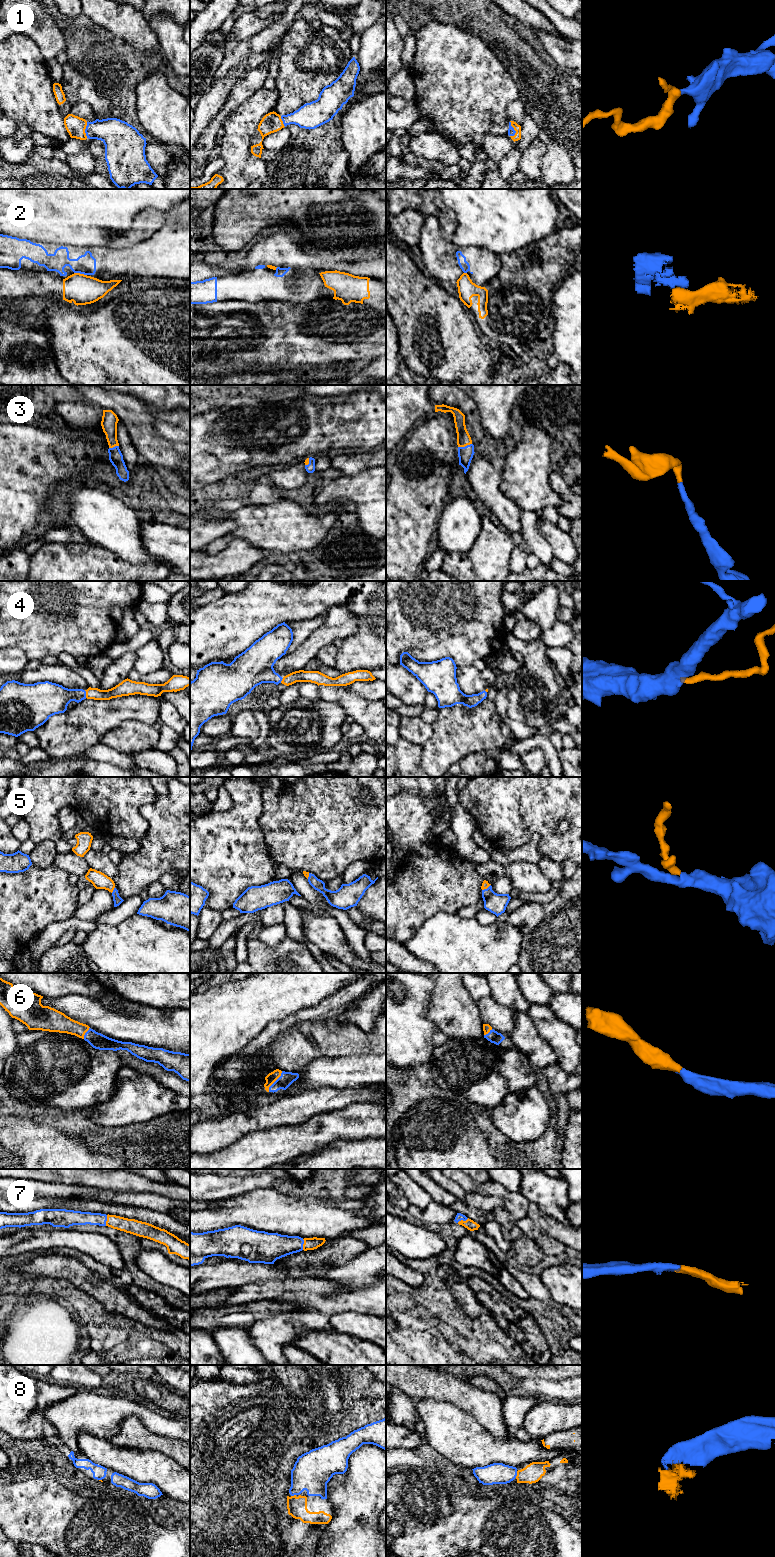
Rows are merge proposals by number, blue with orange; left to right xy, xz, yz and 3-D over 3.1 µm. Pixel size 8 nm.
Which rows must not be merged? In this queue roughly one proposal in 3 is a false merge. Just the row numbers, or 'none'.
2

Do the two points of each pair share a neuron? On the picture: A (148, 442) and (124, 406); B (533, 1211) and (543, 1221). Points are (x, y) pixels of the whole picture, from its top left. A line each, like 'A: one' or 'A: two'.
A: one
B: one

